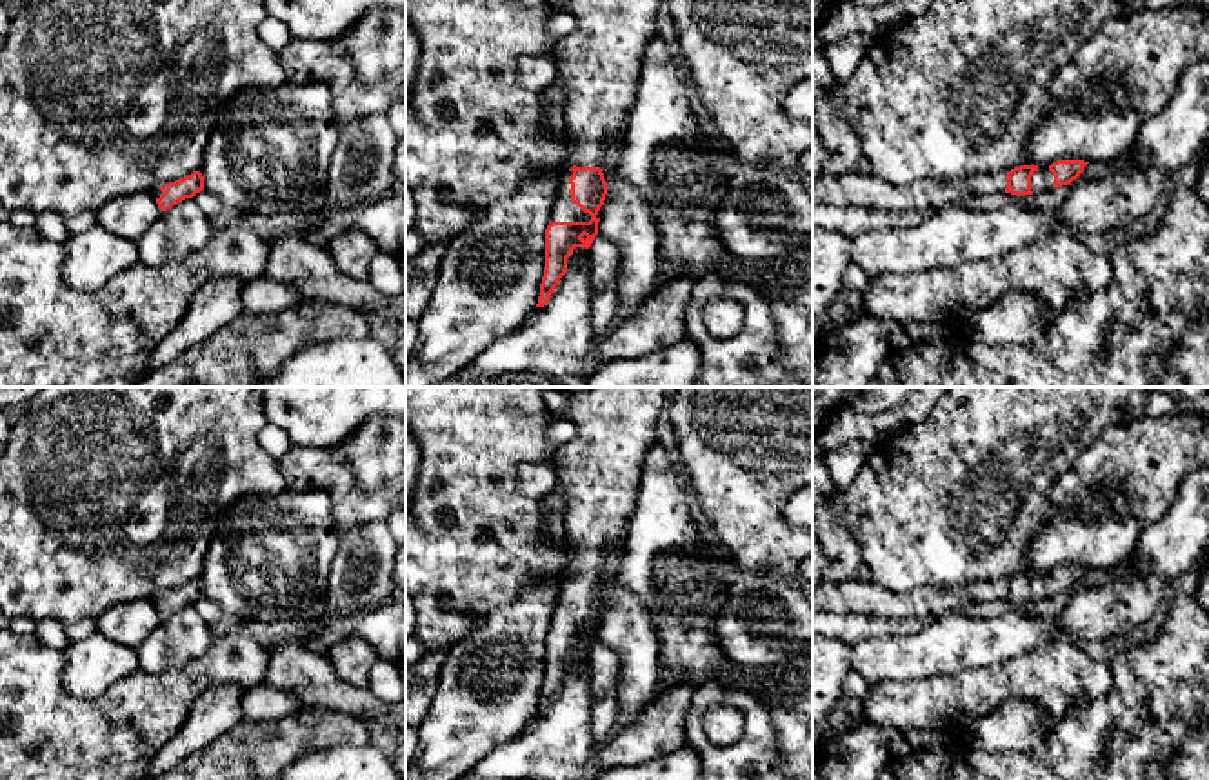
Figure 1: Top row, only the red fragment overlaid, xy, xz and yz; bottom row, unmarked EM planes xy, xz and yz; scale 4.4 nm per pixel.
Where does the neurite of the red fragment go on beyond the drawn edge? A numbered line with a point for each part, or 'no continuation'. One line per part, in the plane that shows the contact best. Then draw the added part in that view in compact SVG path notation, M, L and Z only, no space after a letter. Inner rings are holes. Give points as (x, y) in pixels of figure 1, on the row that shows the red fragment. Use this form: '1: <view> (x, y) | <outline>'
1: xz (564, 210) | M567 171L560 176L558 184L558 196L553 205L553 213L549 216L549 222L589 222L591 215L584 213L576 204L571 202L571 178L573 171Z

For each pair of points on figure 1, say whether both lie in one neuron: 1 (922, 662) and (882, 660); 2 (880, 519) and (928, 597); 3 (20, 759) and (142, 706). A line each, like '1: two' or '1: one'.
1: one
2: two
3: one

